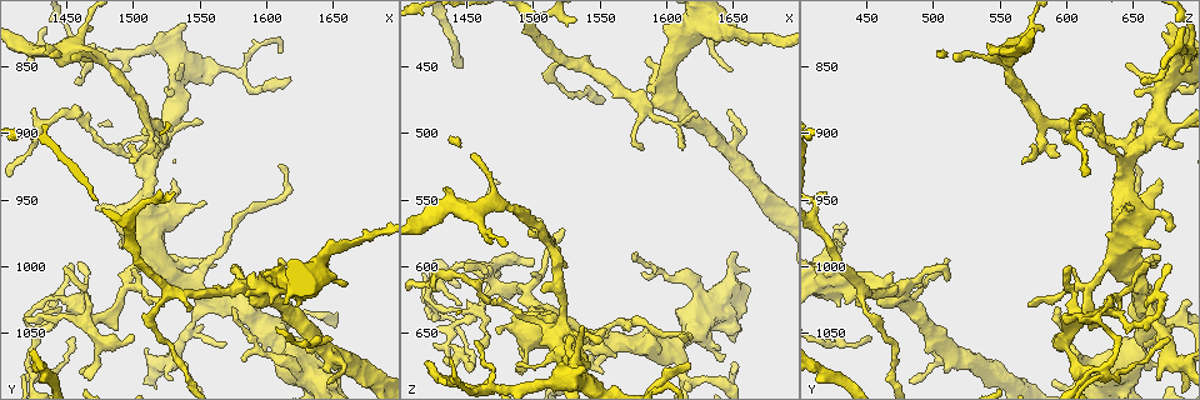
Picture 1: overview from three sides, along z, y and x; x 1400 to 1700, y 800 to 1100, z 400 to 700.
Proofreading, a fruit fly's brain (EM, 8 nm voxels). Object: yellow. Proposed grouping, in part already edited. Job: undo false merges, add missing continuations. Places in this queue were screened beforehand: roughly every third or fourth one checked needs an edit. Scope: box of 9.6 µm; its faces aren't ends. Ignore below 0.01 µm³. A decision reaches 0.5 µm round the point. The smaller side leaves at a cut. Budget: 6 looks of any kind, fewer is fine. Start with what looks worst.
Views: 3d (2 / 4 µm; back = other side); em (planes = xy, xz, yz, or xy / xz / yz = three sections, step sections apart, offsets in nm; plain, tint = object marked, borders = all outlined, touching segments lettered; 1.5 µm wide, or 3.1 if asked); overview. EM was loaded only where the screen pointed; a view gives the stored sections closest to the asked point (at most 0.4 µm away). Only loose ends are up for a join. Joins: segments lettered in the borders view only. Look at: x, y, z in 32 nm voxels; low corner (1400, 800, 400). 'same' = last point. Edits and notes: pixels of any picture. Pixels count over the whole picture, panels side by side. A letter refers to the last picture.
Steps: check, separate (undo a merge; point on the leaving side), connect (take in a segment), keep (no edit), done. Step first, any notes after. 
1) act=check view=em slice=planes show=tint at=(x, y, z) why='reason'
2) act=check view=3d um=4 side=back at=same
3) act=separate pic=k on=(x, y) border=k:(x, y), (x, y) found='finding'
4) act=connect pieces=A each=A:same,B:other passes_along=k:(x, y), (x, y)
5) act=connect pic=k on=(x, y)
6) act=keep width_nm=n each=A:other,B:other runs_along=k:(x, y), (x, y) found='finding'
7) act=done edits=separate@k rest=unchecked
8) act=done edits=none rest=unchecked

act=check view=3d um=2 side=back at=(1524, 1074, 686)

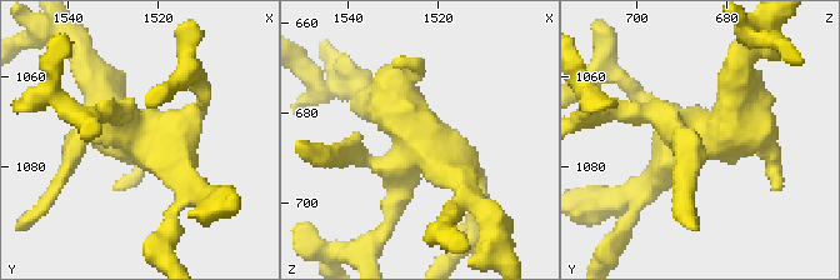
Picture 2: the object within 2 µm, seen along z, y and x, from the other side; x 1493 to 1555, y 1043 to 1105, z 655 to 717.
act=check view=em slice=xy step=8 show=tint at=(1525, 1073, 686) why='need the tissue'

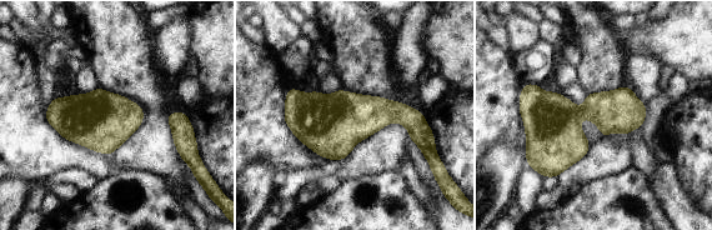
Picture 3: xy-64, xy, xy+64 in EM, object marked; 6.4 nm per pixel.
act=check view=em slice=xy step=8 show=borders at=same why='what lies round it'

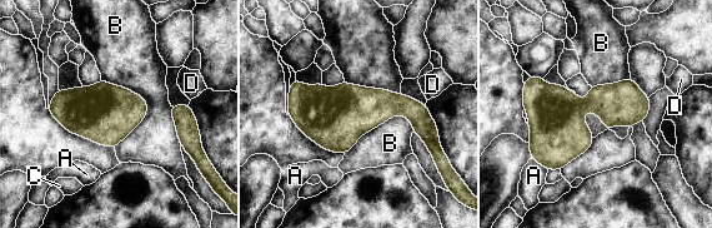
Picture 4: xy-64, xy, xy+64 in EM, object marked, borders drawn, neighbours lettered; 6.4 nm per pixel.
act=keep each=A:other,B:other,C:other,D:other found='all the same neuron'

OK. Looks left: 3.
act=check view=em slice=xy step=8 show=borders at=(1516, 914, 648) why='arms part here'

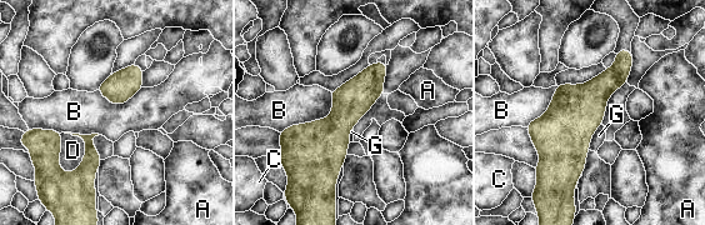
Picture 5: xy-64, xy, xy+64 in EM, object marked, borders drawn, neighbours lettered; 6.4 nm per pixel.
act=keep longest_contact=B:420nm each=A:other,B:other,C:other,D:other,G:other found='one neuron here'

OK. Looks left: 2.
act=check view=3d um=2 at=(1496, 1016, 620) why='branch point'

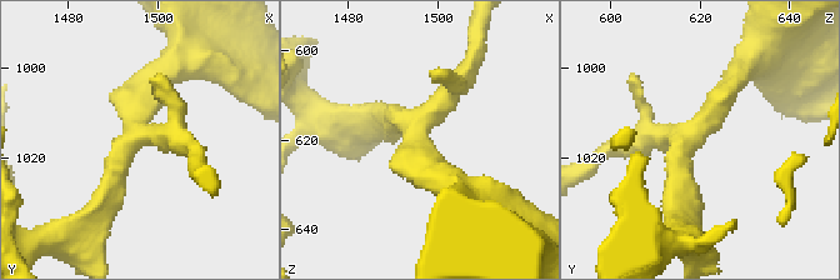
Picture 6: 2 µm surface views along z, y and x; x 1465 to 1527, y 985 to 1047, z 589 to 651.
act=check view=em slice=planes show=borders at=(1496, 1015, 619)

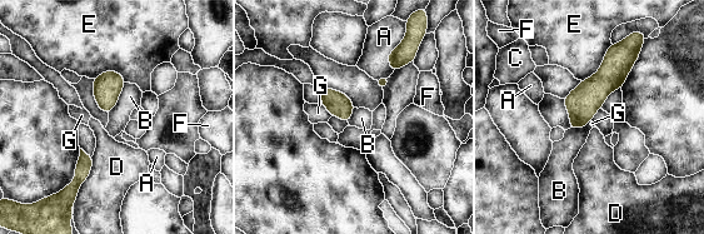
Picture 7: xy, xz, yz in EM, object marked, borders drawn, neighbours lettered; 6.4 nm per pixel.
act=keep width_nm=150 each=A:other,B:other,C:other,D:other,E:other,F:other,G:other border=7:(125, 83), (118, 101), (108, 113) found='one neuron here'

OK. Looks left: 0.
act=done edits=none rest=unchecked

